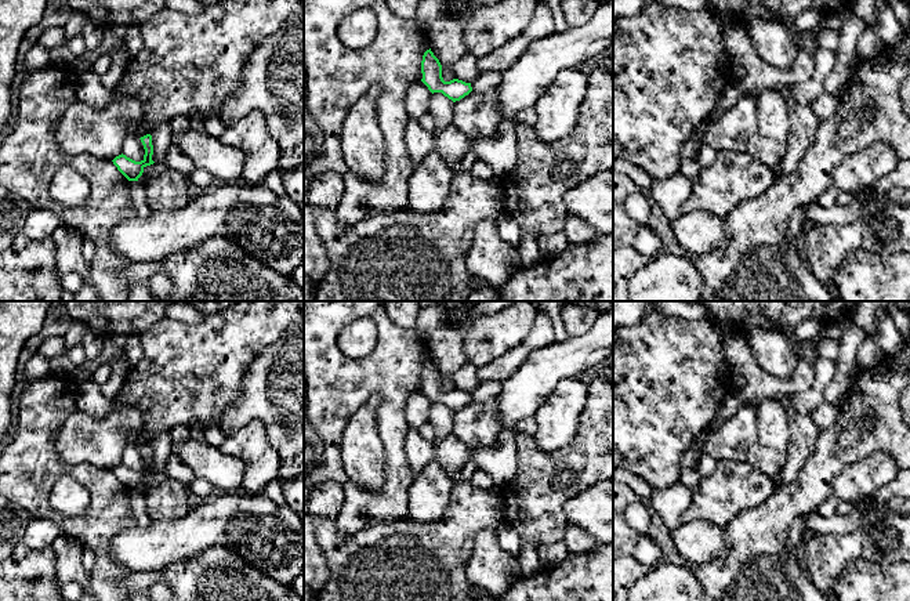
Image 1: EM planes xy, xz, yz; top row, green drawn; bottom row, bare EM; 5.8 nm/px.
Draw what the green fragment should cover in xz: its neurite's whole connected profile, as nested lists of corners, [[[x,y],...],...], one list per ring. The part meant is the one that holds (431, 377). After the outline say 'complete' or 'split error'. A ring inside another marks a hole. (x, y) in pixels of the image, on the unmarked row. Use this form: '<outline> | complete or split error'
[[[427,359],[421,370],[421,391],[434,402],[442,402],[453,412],[460,410],[472,401],[471,392],[458,388],[445,391],[442,387],[442,374],[434,362]]] | complete

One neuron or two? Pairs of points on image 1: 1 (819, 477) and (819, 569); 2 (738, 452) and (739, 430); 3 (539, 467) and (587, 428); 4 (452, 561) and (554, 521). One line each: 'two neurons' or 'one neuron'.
1: two neurons
2: one neuron
3: one neuron
4: two neurons

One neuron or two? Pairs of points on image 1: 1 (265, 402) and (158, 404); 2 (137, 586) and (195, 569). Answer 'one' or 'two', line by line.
1: two
2: one

